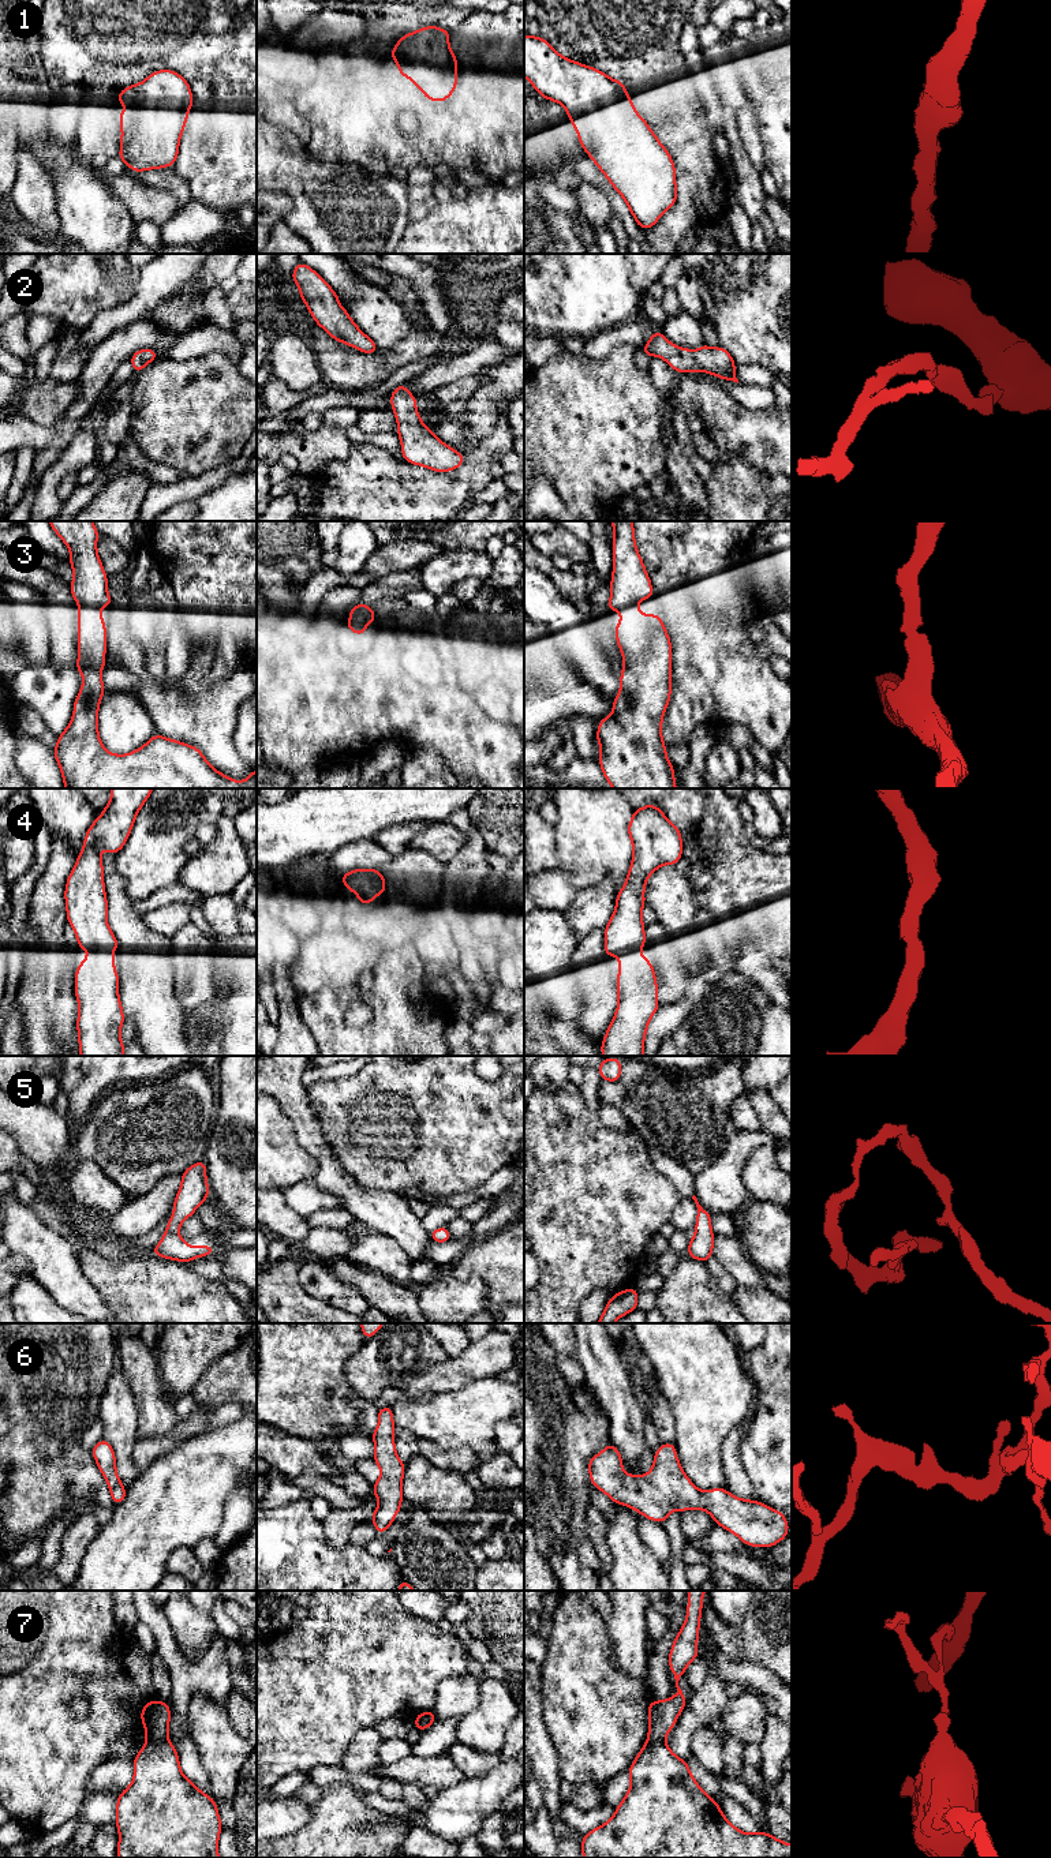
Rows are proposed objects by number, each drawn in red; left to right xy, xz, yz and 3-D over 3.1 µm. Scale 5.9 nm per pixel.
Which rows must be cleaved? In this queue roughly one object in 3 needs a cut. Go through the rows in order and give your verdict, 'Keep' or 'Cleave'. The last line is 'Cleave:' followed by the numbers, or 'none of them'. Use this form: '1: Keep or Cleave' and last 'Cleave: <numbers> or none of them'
1: Keep
2: Keep
3: Keep
4: Keep
5: Keep
6: Keep
7: Cleave
Cleave: 7

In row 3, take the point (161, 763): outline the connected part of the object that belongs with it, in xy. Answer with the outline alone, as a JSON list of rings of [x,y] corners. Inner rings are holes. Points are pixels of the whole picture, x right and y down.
[[[48,521],[57,536],[66,543],[71,552],[70,565],[74,570],[74,580],[70,585],[71,595],[78,608],[78,660],[75,667],[79,670],[83,683],[74,703],[74,713],[67,728],[57,737],[57,745],[53,749],[55,758],[60,767],[66,788],[257,788],[257,769],[250,776],[237,782],[213,768],[202,752],[182,741],[173,741],[160,734],[154,734],[143,746],[128,754],[112,754],[102,745],[98,735],[98,707],[105,693],[101,671],[106,664],[106,626],[101,617],[100,607],[112,606],[108,595],[108,578],[102,562],[97,552],[98,531],[93,521]]]

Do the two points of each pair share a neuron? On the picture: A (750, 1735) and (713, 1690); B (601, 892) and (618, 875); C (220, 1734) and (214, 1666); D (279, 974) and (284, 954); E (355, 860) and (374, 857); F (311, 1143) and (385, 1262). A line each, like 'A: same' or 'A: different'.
A: different
B: different
C: different
D: different
E: same
F: different

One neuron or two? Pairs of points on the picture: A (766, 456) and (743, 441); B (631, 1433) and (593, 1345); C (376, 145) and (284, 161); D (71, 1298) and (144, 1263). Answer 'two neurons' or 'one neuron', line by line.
A: one neuron
B: one neuron
C: two neurons
D: two neurons

